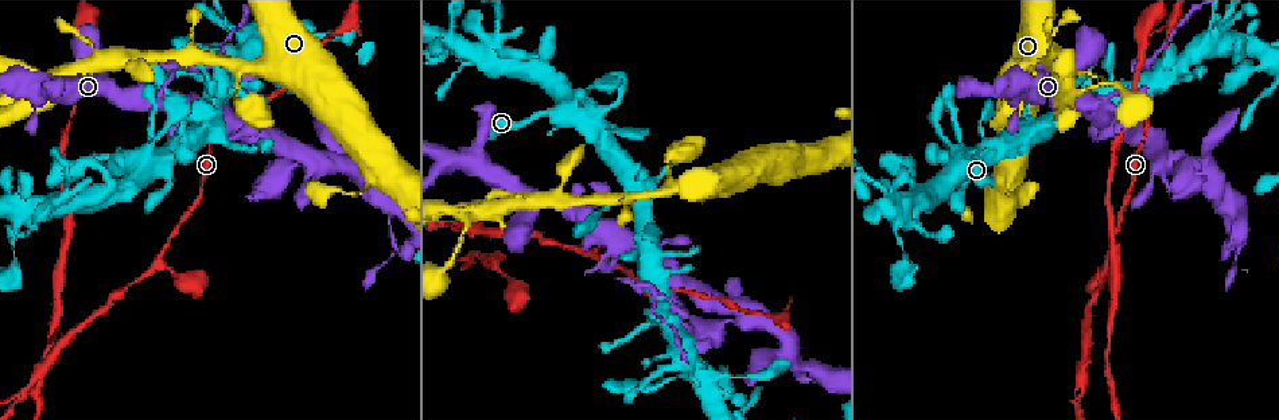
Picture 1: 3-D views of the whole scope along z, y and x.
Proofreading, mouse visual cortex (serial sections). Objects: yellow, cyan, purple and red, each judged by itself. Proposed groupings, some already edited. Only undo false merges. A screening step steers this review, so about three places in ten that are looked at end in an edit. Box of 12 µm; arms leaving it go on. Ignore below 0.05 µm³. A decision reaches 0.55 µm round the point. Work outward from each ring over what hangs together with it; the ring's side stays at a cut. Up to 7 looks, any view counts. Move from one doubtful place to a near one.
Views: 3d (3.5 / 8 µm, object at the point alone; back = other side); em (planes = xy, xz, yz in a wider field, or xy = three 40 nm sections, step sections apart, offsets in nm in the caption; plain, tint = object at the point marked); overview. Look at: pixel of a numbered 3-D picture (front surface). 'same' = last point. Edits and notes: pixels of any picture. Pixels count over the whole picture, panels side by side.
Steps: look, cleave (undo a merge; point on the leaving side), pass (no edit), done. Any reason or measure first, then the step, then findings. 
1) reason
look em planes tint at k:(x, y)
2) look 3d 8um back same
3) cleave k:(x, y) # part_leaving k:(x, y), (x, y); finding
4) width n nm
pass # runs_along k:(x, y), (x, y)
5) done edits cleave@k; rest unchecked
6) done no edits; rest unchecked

abrupt turn
look 3d 3.5um at 1:(236, 126)

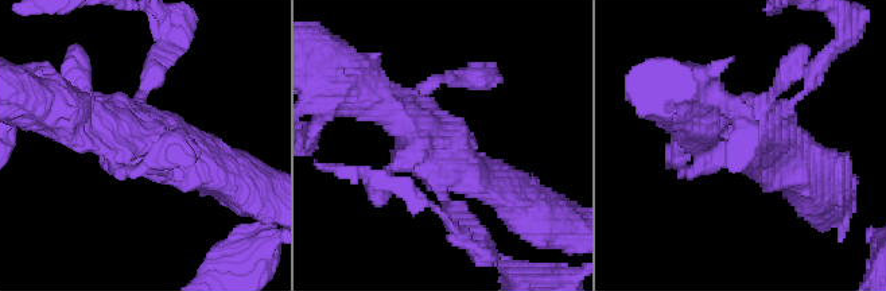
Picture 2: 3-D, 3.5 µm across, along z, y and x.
now the EM
look em xy step 5 tint at 2:(139, 138)

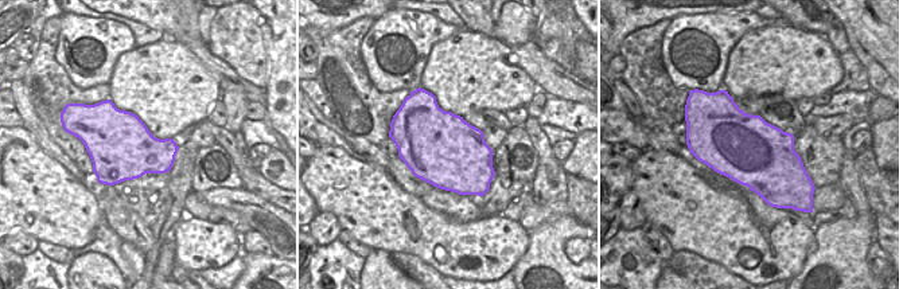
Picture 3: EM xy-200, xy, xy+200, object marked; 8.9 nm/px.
pass # runs_along 2:(352, 85), (480, 182), (492, 185); one cell here

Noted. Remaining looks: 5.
abrupt turn
look 3d 3.5um at 1:(706, 384)

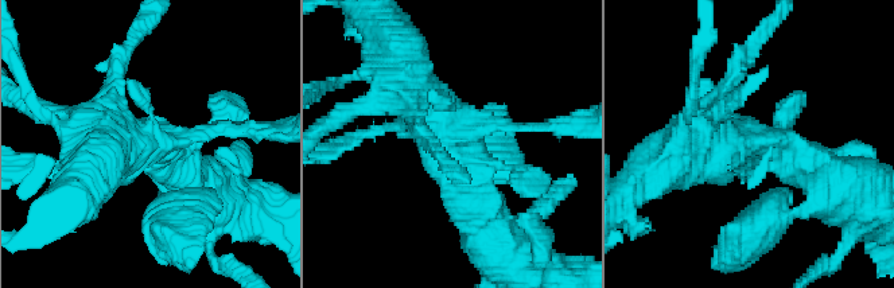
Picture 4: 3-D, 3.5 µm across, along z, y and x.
need the tissue
look em planes tint at 4:(454, 137)

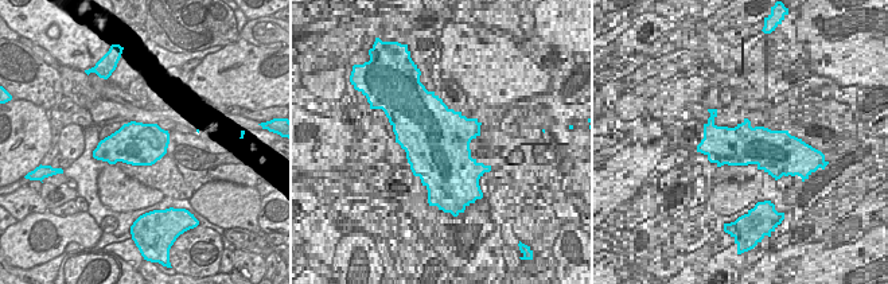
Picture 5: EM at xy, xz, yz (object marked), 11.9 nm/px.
pass # runs_along 4:(403, 69), (453, 137), (482, 210); continuous, no second cell

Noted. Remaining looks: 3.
sharp bend
look 3d 3.5um at 1:(586, 254)

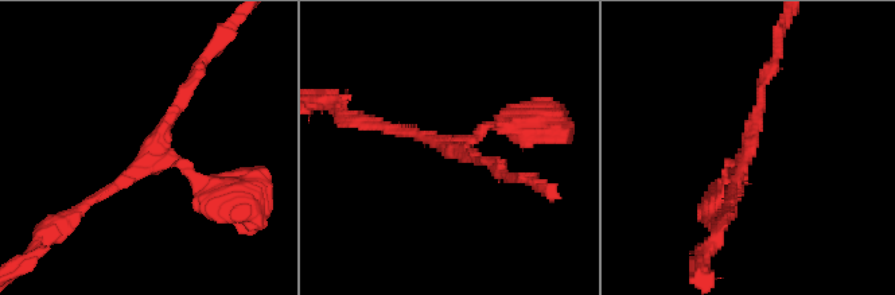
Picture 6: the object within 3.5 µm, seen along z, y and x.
arms 3; arm_widths 100, 150, 150 nm
look em xy step 2 plain at 6:(153, 141)

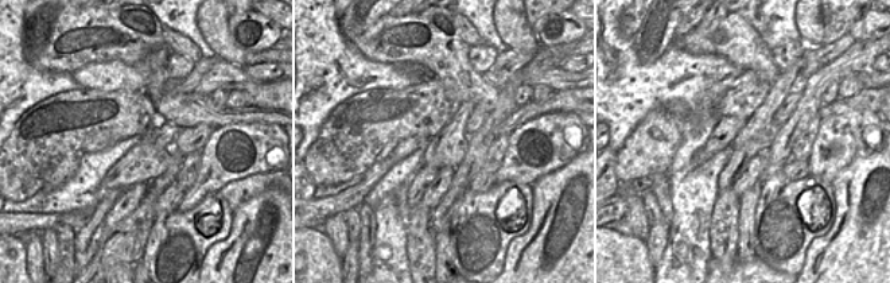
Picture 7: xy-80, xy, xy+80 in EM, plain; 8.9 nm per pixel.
look em xy step 2 tint same

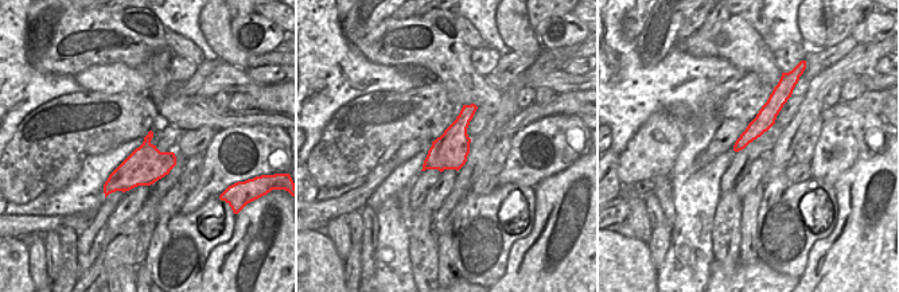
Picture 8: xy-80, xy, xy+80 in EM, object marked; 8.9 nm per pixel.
pass # runs_along 8:(777, 93), (766, 119), (738, 147); all the same cell

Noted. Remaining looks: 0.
done no edits; rest unchecked

